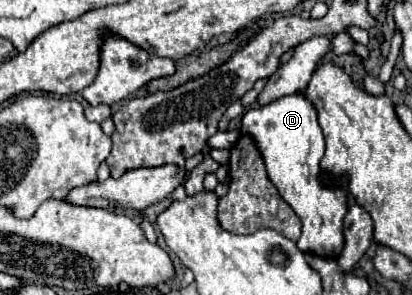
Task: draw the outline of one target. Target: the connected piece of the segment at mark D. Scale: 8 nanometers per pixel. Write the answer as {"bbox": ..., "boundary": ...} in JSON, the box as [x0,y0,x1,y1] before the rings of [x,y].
{"bbox":[242,94,348,258],"boundary":[[[292,94],[268,106],[252,108],[242,118],[242,134],[254,140],[264,158],[270,182],[302,220],[302,236],[296,242],[298,248],[322,258],[338,256],[344,246],[342,218],[348,210],[348,194],[344,184],[338,182],[334,186],[324,186],[320,180],[324,140],[314,106],[302,94]]]}

